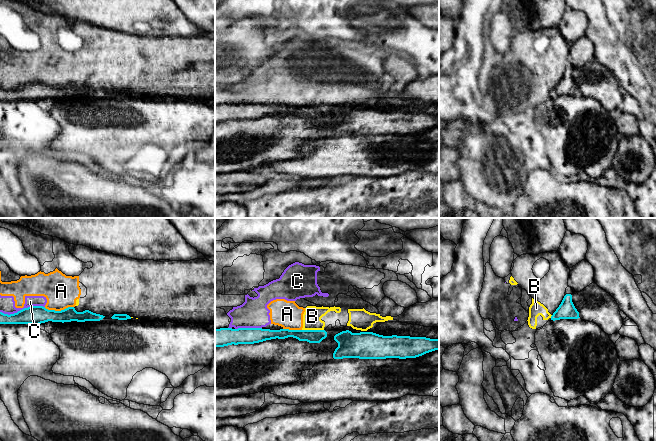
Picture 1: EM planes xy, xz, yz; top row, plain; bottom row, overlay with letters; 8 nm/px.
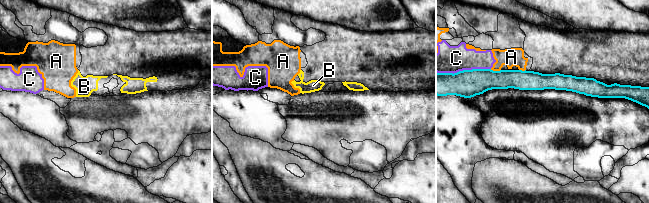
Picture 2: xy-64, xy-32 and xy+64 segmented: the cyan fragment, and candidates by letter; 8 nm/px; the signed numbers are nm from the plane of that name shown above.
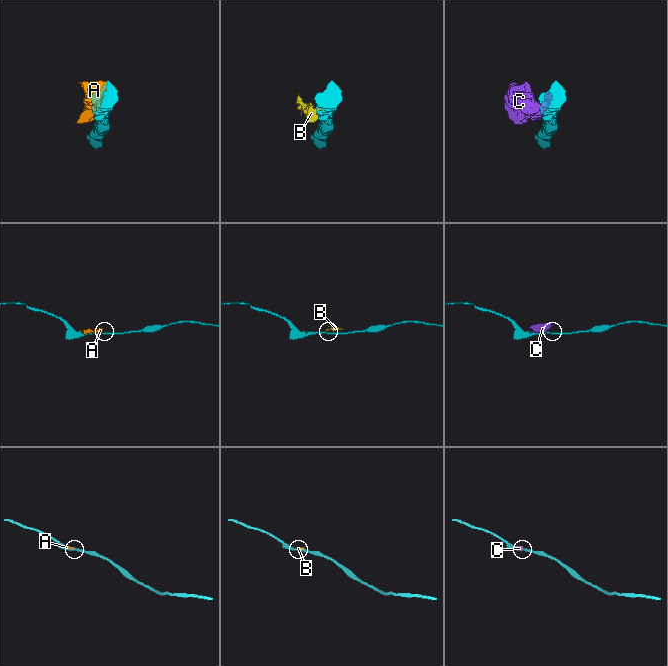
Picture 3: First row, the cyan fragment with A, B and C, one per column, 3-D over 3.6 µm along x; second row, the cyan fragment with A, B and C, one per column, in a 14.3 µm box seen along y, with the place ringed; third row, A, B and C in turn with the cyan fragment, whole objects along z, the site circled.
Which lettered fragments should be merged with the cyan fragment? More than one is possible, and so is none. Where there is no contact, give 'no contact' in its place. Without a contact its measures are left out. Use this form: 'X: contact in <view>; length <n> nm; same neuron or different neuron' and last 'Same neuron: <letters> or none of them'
A: contact in xy; length 240 nm; different neuron
B: contact in xz; length 180 nm; different neuron
C: contact in xy; length 360 nm; different neuron
Same neuron: none of them

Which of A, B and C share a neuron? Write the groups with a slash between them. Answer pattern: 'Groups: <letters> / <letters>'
Groups: A B C

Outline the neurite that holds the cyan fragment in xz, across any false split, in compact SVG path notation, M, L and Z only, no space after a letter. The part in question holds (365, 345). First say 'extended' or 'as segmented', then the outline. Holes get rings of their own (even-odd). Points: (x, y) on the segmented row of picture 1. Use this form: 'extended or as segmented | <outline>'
as segmented | M342 331L334 336L338 347L334 359L416 358L439 350L439 339L410 336L383 336L373 332Z

